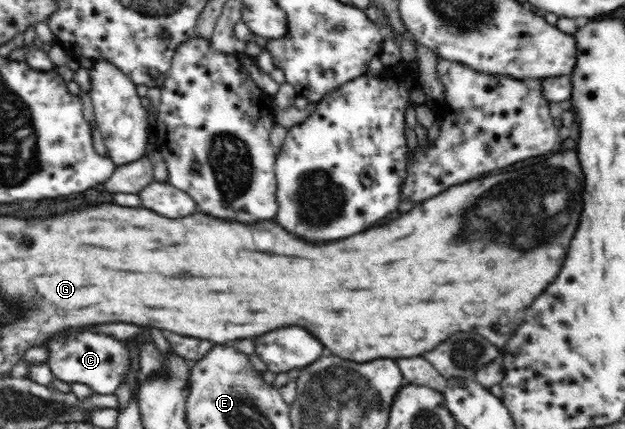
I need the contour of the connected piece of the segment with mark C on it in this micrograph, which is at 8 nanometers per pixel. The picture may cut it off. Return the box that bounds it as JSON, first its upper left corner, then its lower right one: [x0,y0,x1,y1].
[47,330,132,395]

